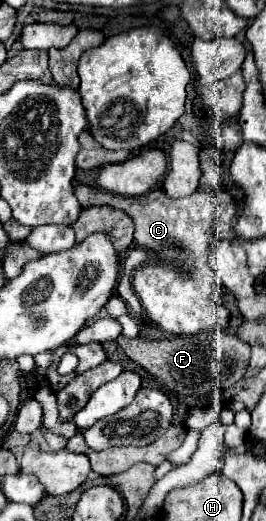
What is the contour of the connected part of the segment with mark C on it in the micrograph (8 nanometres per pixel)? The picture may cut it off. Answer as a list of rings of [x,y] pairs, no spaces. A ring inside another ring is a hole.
[[[76,185],[74,195],[78,197],[80,207],[108,205],[122,209],[132,217],[136,225],[134,243],[152,253],[152,259],[134,271],[132,285],[144,305],[146,315],[156,327],[176,335],[194,335],[216,325],[226,327],[230,315],[224,305],[216,305],[212,299],[214,285],[212,271],[208,267],[208,241],[216,227],[220,227],[224,239],[238,239],[234,233],[234,217],[238,217],[242,207],[234,203],[230,195],[228,199],[216,199],[214,193],[194,191],[190,197],[170,199],[162,189],[154,189],[142,197],[122,197],[88,185]],[[176,265],[188,265],[188,269],[180,271]]]

